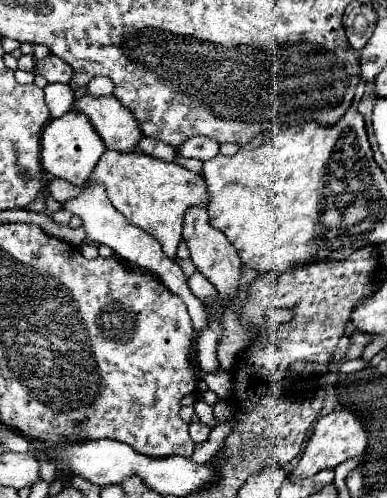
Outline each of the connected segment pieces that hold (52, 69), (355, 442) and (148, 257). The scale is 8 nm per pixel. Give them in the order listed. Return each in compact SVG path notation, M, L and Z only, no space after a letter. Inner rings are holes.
M51 54L45 60L39 60L39 74L43 74L49 82L61 82L61 84L69 84L73 78L73 70L69 68L69 64L57 58L55 54Z
M339 410L339 412L327 414L315 424L315 430L309 438L309 444L307 444L299 464L289 472L289 478L293 478L293 482L295 482L301 478L309 478L309 476L325 470L325 468L335 468L341 462L345 462L347 458L363 454L365 446L367 446L367 430L353 412Z
M87 184L75 198L71 198L69 202L63 202L61 206L83 220L83 228L85 228L87 238L89 238L91 242L105 244L105 246L113 248L115 254L121 256L123 260L129 260L131 264L137 264L137 266L147 268L149 272L157 274L157 276L161 278L161 282L169 288L169 292L171 292L171 294L177 294L177 296L185 302L187 312L189 312L189 316L191 316L193 326L195 326L197 332L201 332L201 330L207 326L205 306L203 306L203 302L201 302L197 296L193 296L193 292L189 290L187 278L185 278L181 266L179 266L175 260L171 260L171 258L167 258L167 256L163 254L159 242L157 242L153 236L149 236L145 230L129 224L129 220L127 220L121 212L117 212L117 210L113 208L113 204L111 204L111 200L109 200L109 196L105 194L105 188L103 188L101 184Z

